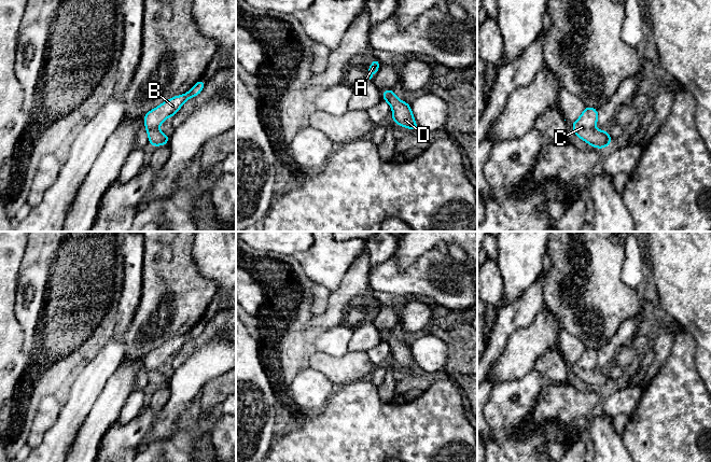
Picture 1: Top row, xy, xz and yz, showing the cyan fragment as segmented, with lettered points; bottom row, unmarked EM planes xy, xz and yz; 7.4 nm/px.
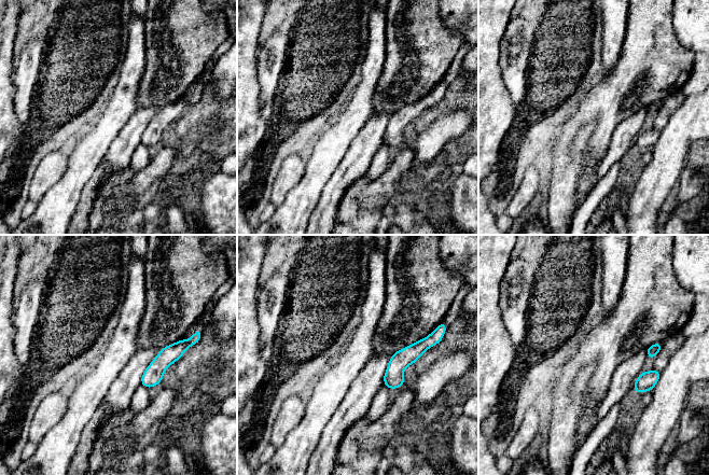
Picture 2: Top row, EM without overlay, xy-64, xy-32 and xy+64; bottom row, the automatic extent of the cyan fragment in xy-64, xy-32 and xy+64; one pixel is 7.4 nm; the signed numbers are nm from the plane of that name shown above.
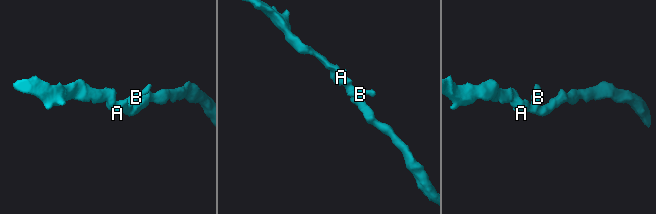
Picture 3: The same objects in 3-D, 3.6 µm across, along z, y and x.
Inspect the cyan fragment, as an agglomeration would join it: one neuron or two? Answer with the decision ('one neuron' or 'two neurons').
one neuron

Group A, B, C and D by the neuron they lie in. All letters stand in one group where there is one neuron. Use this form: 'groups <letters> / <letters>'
groups A B C D

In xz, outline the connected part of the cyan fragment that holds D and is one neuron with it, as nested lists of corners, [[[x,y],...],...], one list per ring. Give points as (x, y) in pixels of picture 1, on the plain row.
[[[392,330],[382,333],[382,339],[392,348],[392,361],[399,367],[407,368],[409,372],[419,372],[414,360],[410,347],[401,342],[392,333]]]

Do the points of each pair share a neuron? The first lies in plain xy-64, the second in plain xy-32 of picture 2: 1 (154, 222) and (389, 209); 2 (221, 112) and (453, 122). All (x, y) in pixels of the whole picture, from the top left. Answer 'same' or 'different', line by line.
1: same
2: different

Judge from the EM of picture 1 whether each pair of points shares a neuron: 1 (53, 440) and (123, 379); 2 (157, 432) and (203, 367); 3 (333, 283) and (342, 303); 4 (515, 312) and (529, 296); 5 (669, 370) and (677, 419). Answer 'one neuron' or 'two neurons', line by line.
1: two neurons
2: one neuron
3: two neurons
4: one neuron
5: one neuron

